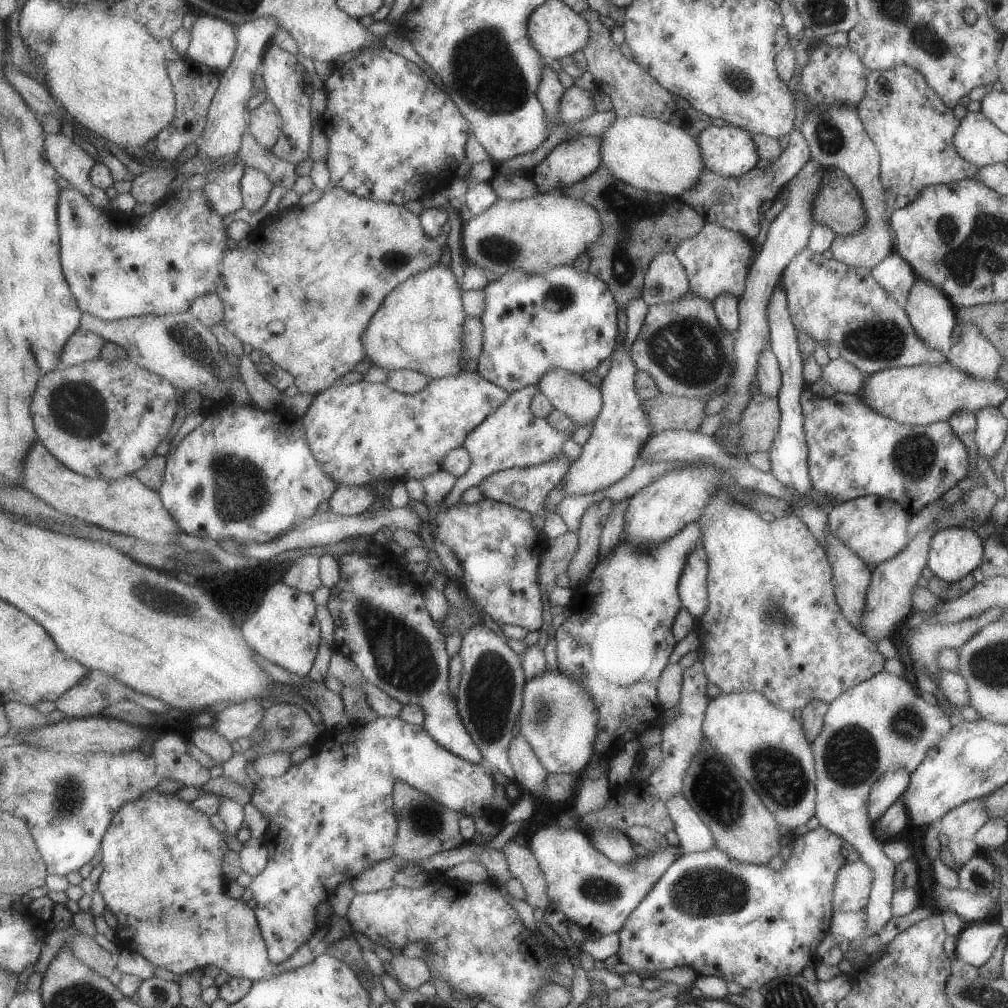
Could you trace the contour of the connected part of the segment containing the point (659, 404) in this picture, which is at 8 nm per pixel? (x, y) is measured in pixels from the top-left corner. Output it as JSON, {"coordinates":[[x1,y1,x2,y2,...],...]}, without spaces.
{"coordinates":[[661,393,643,402,644,412,648,412,648,420,652,422,652,432,660,433,666,430,682,430,696,432,700,430,700,426,706,416,710,412,705,413,706,402,701,399,688,399,670,394]]}

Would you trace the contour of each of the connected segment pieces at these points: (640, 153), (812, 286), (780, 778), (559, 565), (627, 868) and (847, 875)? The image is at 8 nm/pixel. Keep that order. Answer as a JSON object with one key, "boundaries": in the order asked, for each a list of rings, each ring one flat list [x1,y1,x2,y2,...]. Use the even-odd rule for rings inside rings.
{"boundaries":[[[645,115,617,118,602,138,602,164,608,166,616,178,636,189,666,195,682,200,684,192,699,186,700,176,706,169,697,138,669,123]],[[804,248,798,252,781,277,781,284,786,290,788,311,796,330,806,330,817,343,835,345,840,350,840,357,854,364,860,372,872,375,882,370,915,365,945,364,946,356,936,348,930,348,914,330,904,306,876,282,871,270,863,267,846,266,838,260,827,260,822,253]],[[760,692,718,694,711,698,703,722,708,742,736,766,779,825,794,830,815,816,815,759,801,720,782,710]],[[571,530,562,534,554,542,548,542,548,548,543,555,543,567,540,574,543,595,550,595,558,586,558,578,567,574,574,556,578,554,581,546,581,532]],[[559,824,534,834,529,847,544,872,551,902,556,903,568,921,574,920,582,928,602,935,618,933,625,927,631,913,647,899,652,886,683,854,680,846,668,846,654,854,641,852,634,864,620,866,592,845,586,829,568,829]],[[860,859,844,864,836,872,833,911,853,912,865,909,871,896,873,877,870,866]]]}

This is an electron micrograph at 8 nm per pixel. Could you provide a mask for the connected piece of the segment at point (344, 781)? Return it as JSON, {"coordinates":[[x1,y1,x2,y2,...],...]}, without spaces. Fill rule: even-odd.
{"coordinates":[[401,717,398,718,384,718,372,722,372,724,365,724,358,726,357,724,349,725,346,729,324,729,324,737,315,746,315,754,300,764,294,764,292,769,286,776,282,778,266,778,264,777,256,788,253,804,264,813,265,816,270,818,270,829,265,841,271,853,271,862,268,868,264,870,263,874,253,878,249,888,254,892,255,899,257,900,258,908,257,916,261,923,265,940,267,941,270,951,270,958,278,964,282,964,296,955,300,951,300,946,310,942,314,938,314,934,320,929,320,922,318,922,318,908,322,902,331,901,334,892,340,888,340,884,344,882,352,882,356,876,384,860,394,858,396,856,396,840,398,840,398,830,400,829,400,822,398,822,398,814,396,814,396,783,399,780,411,782,414,788,430,794,432,798,438,800,440,804,448,806,451,810,460,812,460,815,470,814,470,816,486,816,488,810,496,809,496,778,492,774,492,770,487,764,472,764,468,760,464,760,462,756,456,756,454,752,450,752,428,732,424,726,414,725,410,722,404,721]]}

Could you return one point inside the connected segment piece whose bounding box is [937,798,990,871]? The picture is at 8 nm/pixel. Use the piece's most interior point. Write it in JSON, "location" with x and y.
{"location":[959,824]}

